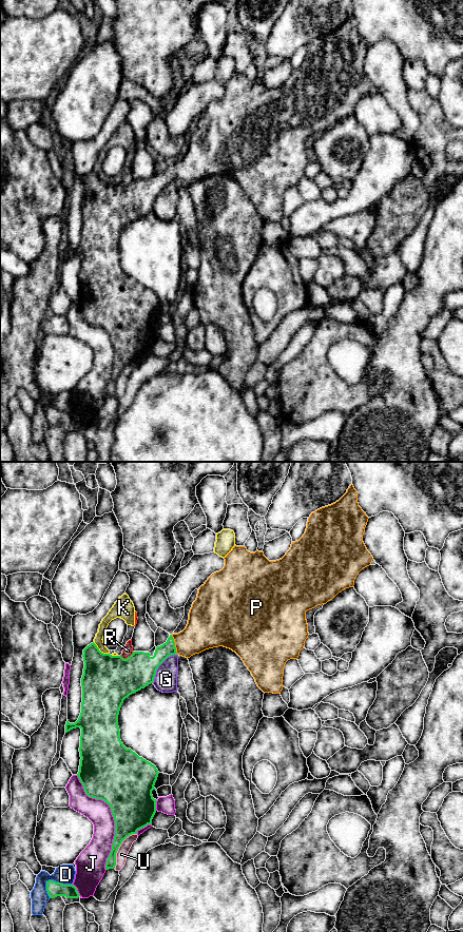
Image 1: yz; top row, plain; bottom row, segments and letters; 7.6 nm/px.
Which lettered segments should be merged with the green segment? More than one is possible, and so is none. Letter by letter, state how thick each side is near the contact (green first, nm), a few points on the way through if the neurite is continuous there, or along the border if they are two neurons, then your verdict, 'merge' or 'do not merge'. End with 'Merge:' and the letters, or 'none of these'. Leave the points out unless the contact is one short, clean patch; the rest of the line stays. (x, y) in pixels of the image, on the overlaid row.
D: 120 nm thick on the green side, 140 nm on the other; do not merge
G: 260 nm thick on the green side, 180 nm on the other; do not merge
J: 380 nm thick on the green side, 180 nm on the other; do not merge
K: 380 nm thick on the green side, 70 nm on the other; do not merge
P: 140 nm thick on the green side, 280 nm on the other; runs through yz (149, 665), (174, 644), (187, 643), (204, 630); merge
R: 380 nm thick on the green side, 80 nm on the other; do not merge
U: 240 nm thick on the green side, 80 nm on the other; do not merge
Merge: P

